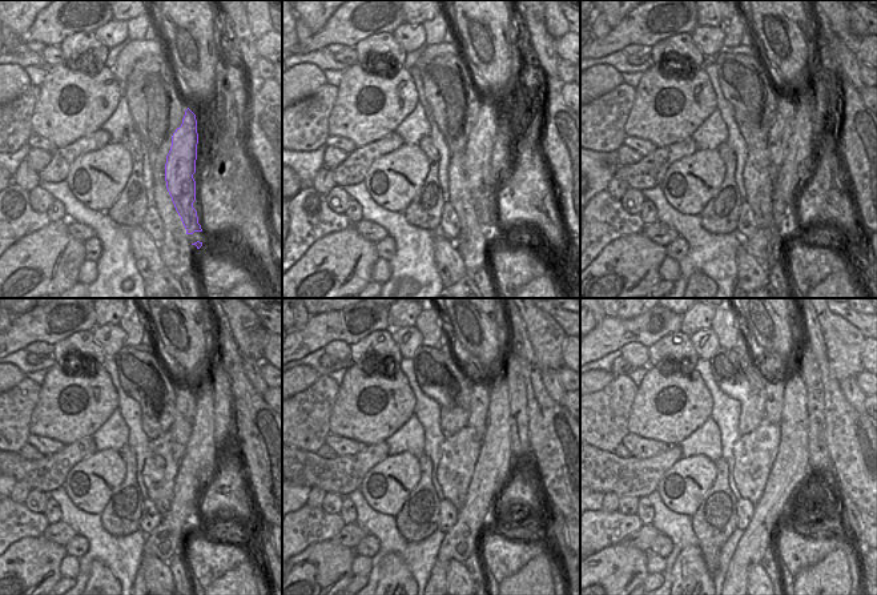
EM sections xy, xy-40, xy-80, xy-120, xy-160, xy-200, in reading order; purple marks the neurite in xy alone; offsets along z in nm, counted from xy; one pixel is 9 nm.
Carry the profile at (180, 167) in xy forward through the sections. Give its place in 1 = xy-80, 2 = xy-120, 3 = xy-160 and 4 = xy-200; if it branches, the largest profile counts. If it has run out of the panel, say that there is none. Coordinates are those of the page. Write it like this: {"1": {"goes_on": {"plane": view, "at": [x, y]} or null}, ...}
{"1": {"goes_on": {"plane": "xy-80", "at": [779, 136]}}, "2": {"goes_on": {"plane": "xy-120", "at": [185, 402]}}, "3": {"goes_on": {"plane": "xy-160", "at": [481, 390]}}, "4": {"goes_on": {"plane": "xy-200", "at": [775, 388]}}}

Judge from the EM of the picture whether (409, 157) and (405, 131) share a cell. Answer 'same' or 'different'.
different

